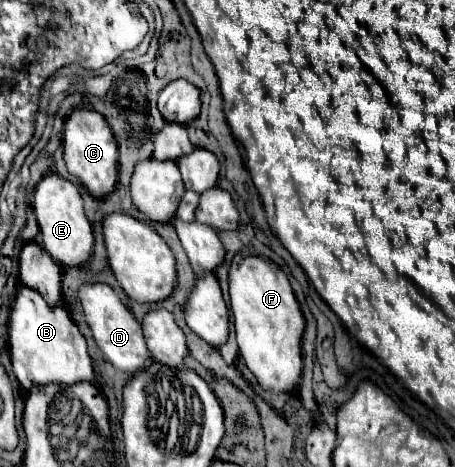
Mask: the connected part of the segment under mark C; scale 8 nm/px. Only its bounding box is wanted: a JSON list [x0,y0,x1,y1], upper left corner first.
[63,109,119,199]

